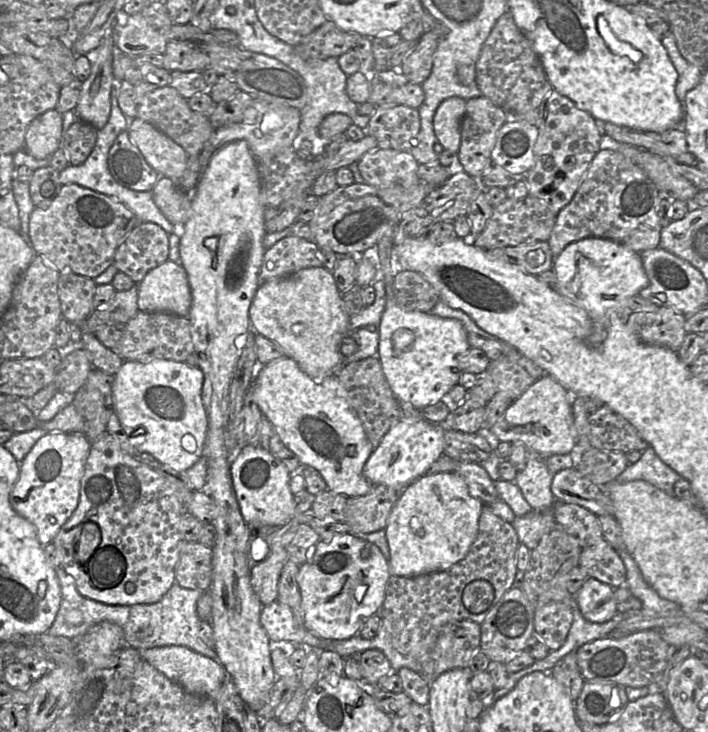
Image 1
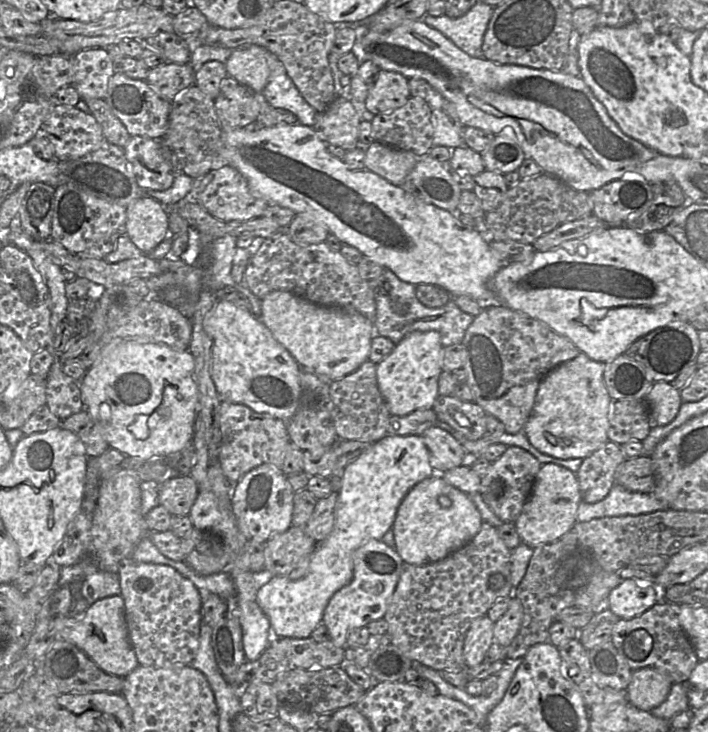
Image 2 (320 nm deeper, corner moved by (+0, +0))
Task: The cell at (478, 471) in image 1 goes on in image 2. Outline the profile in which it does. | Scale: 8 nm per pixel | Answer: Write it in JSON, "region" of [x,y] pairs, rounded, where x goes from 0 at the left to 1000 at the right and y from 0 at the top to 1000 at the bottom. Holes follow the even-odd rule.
{"region":[[[620,581],[605,585],[595,594],[606,617],[612,649],[653,635],[658,616],[653,608]]]}

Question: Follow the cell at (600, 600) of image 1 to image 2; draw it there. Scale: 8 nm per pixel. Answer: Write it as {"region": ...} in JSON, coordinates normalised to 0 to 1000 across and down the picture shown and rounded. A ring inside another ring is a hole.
{"region":[[[893,791],[879,792],[859,813],[855,829],[874,846],[890,847],[904,842],[938,820],[939,805],[924,799],[910,799]]]}

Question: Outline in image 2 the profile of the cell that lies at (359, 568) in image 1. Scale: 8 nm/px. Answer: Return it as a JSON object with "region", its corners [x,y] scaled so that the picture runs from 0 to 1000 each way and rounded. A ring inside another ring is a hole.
{"region":[[[521,738],[499,757],[499,790],[479,805],[459,831],[455,851],[465,861],[469,877],[489,885],[490,869],[501,858],[518,857],[530,847],[542,844],[564,794],[569,765],[558,750],[538,738]]]}

